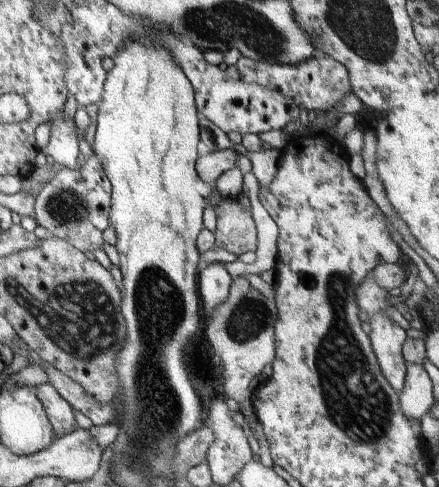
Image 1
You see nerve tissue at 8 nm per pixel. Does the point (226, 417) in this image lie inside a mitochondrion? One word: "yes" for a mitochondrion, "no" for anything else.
no

